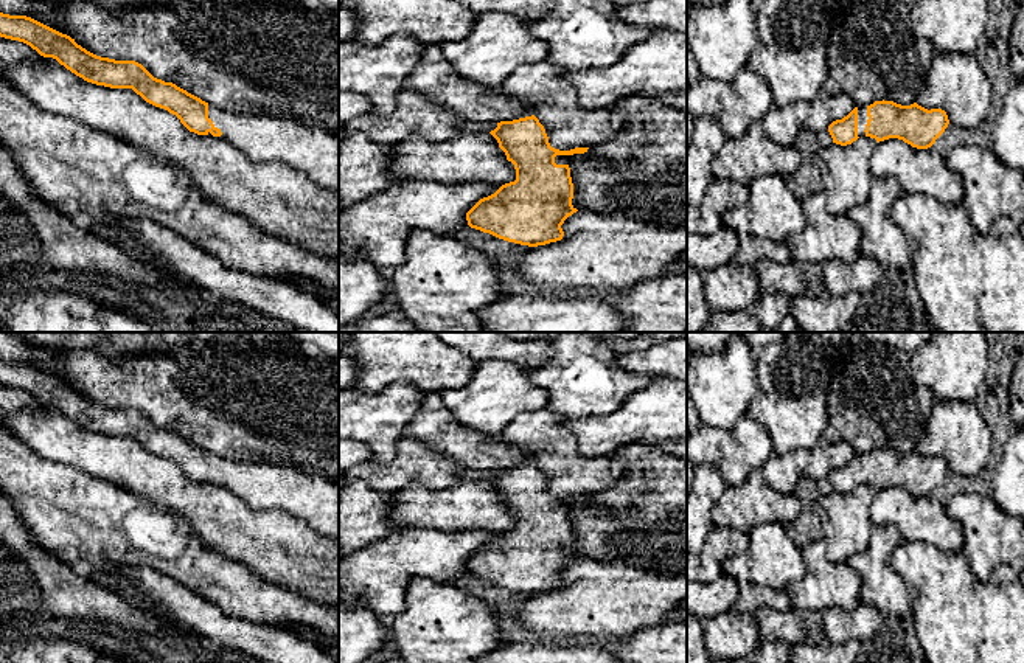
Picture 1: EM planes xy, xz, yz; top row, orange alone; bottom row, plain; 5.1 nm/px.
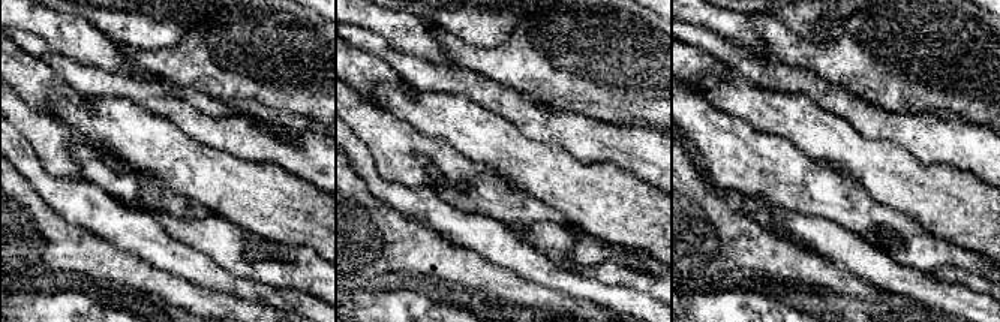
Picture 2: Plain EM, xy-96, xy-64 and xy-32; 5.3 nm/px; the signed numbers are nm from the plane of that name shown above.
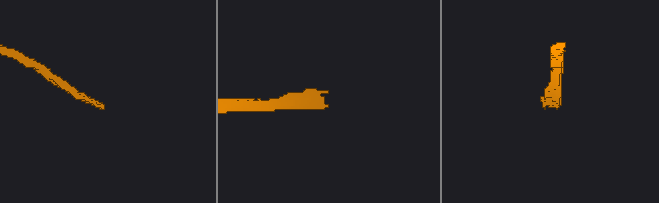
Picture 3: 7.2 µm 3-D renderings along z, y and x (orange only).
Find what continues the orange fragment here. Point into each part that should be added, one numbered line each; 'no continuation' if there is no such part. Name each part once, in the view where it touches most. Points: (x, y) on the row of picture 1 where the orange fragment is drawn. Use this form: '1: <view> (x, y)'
1: xy (308, 149)

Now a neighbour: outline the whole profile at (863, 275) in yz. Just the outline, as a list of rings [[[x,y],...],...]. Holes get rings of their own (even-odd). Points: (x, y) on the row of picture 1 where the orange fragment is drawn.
[[[861,253],[852,262],[827,261],[822,264],[825,290],[839,298],[850,292],[864,297],[876,289],[883,278],[884,267]]]

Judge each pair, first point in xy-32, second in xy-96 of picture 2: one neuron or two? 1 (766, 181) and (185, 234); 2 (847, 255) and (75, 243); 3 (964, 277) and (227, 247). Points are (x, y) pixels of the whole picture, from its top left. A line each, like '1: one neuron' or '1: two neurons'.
1: two neurons
2: two neurons
3: one neuron

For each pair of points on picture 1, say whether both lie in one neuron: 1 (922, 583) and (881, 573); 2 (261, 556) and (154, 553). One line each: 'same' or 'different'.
1: different
2: different

